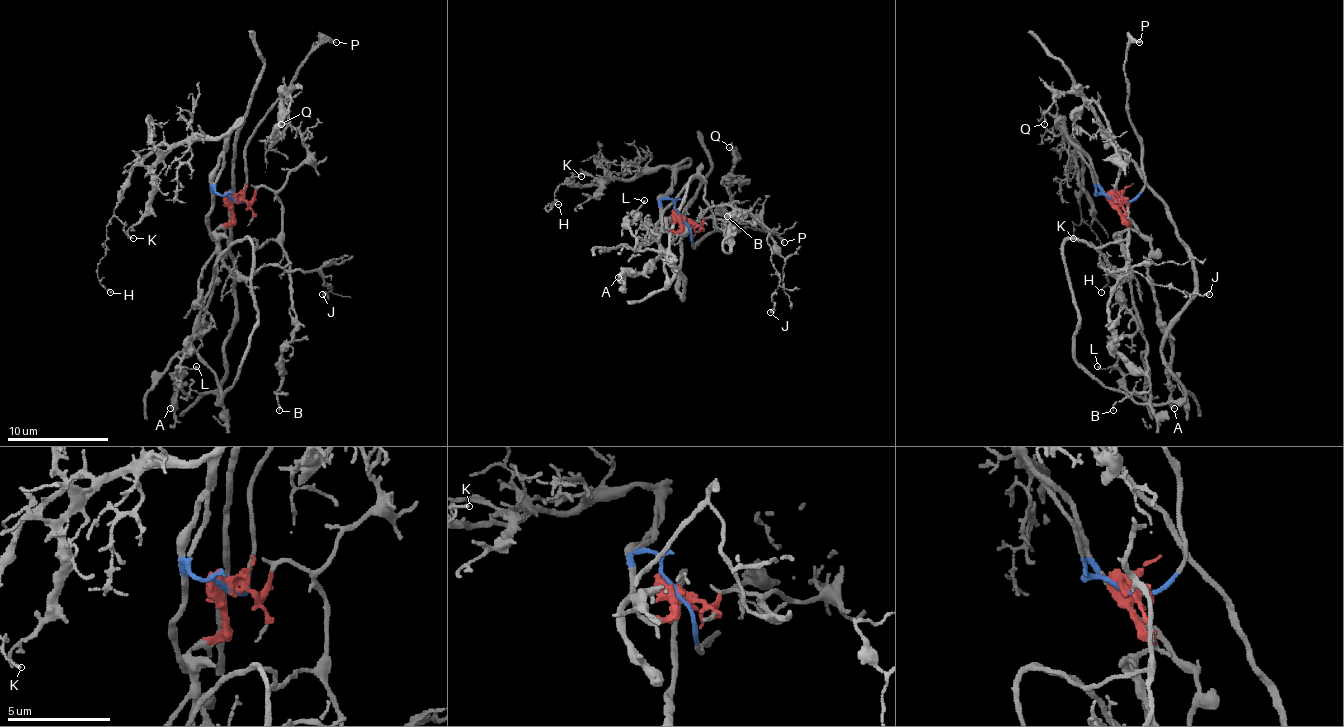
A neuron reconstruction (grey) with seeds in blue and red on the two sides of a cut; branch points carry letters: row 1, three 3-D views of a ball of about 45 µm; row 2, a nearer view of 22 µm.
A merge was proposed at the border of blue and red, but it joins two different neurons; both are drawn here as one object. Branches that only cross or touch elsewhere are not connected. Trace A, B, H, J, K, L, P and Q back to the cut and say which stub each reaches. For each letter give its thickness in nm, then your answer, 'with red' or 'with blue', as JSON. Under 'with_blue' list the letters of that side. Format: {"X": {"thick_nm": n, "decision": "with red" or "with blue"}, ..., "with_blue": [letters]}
{"A": {"thick_nm": 320, "decision": "with blue"}, "B": {"thick_nm": 130, "decision": "with red"}, "H": {"thick_nm": 90, "decision": "with blue"}, "J": {"thick_nm": 160, "decision": "with red"}, "K": {"thick_nm": 100, "decision": "with blue"}, "L": {"thick_nm": 120, "decision": "with red"}, "P": {"thick_nm": 220, "decision": "with blue"}, "Q": {"thick_nm": 120, "decision": "with red"}, "with_blue": ["A", "H", "K", "P"]}

